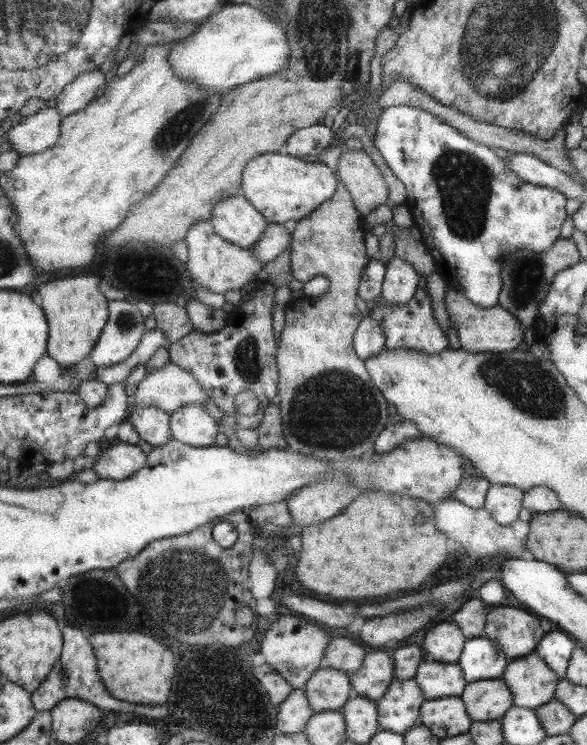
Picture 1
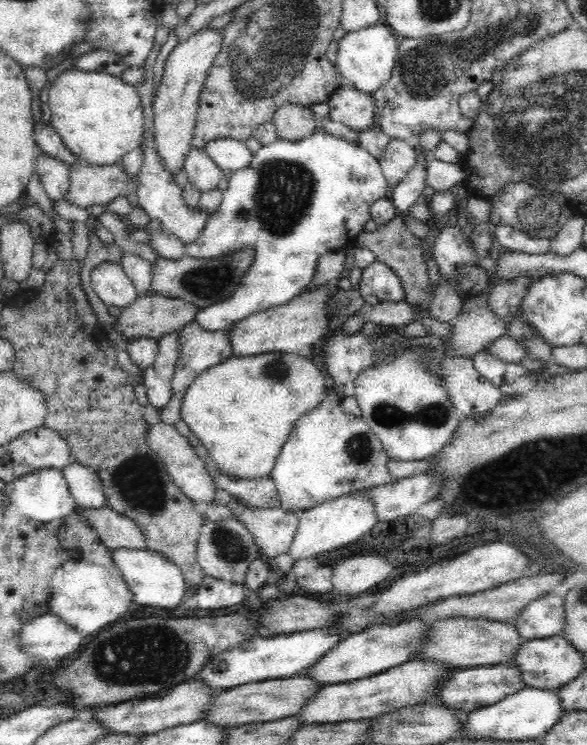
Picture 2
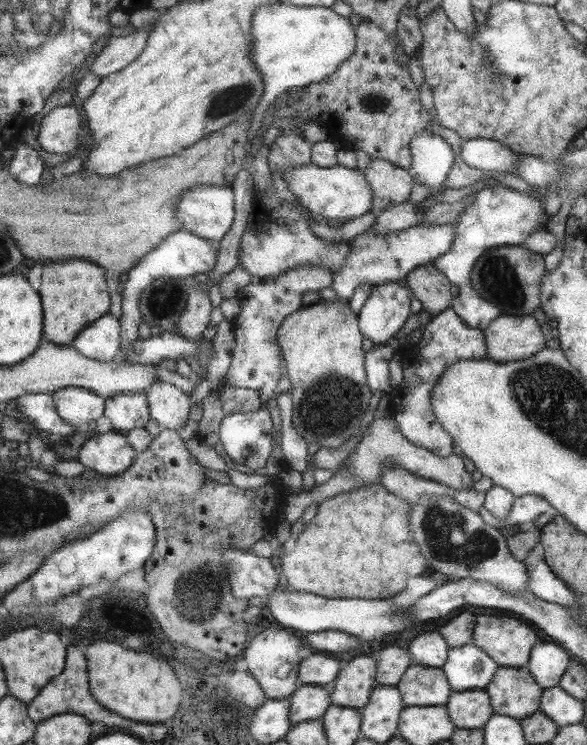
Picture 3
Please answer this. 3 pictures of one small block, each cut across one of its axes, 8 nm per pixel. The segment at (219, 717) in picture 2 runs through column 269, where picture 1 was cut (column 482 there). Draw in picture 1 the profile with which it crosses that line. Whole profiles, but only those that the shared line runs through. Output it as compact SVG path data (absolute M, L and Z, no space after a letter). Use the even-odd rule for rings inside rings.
M499 679L467 682L459 697L473 722L500 721L514 706L509 686Z

